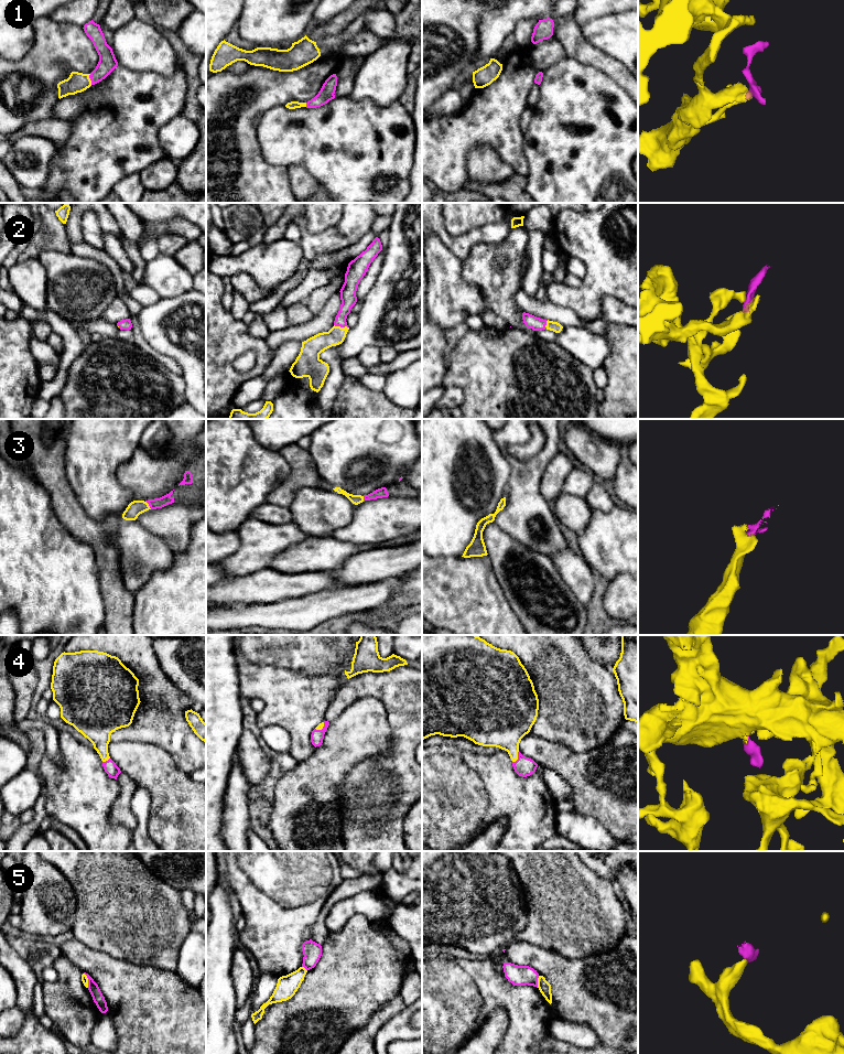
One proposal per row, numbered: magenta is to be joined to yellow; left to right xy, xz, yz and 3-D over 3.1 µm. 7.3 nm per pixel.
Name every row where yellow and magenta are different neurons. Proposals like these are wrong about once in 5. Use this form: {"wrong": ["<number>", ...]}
{"wrong": ["5"]}

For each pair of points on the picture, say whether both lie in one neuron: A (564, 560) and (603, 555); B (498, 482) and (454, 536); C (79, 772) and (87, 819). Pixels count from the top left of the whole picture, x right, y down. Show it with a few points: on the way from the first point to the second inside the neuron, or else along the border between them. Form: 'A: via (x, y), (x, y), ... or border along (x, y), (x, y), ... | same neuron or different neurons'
A: border along (582, 557), (593, 569) | different neurons
B: via (494, 496), (490, 503), (468, 522) | same neuron
C: via (79, 784), (84, 807) | same neuron

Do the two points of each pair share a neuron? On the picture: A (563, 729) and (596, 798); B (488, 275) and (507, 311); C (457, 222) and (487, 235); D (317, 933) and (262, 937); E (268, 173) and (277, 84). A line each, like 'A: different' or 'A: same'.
A: different
B: same
C: different
D: different
E: same

